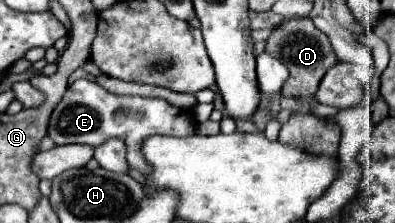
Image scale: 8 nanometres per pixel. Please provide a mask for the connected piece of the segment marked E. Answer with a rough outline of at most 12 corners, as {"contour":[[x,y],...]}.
{"contour":[[75,80],[49,118],[55,144],[123,138],[129,164],[151,134],[191,136],[197,122],[165,100]]}

